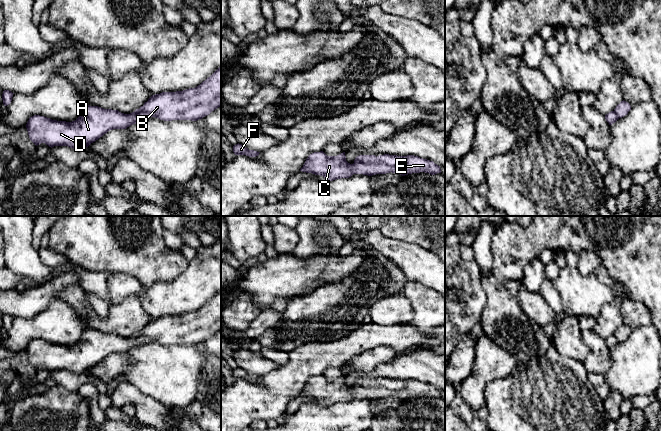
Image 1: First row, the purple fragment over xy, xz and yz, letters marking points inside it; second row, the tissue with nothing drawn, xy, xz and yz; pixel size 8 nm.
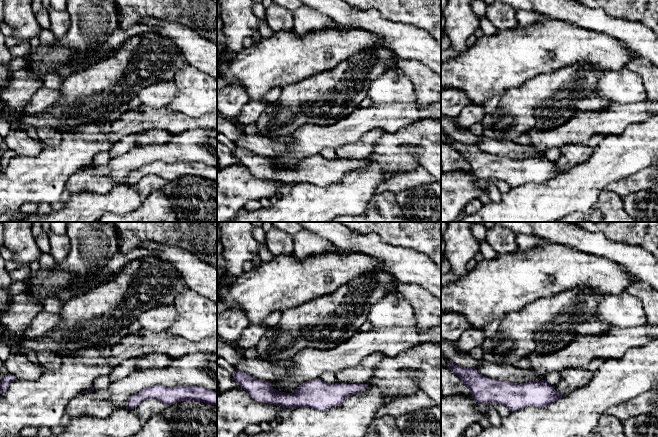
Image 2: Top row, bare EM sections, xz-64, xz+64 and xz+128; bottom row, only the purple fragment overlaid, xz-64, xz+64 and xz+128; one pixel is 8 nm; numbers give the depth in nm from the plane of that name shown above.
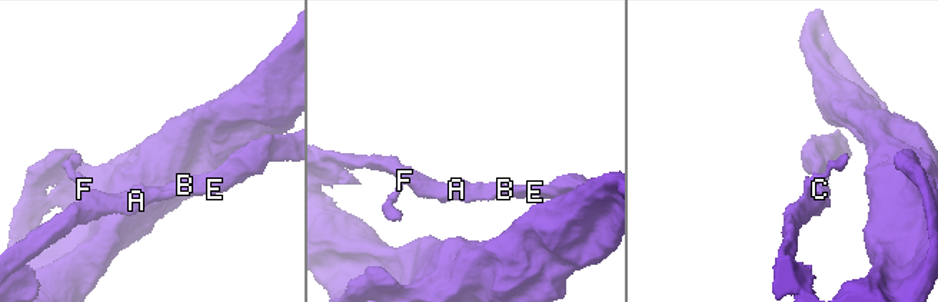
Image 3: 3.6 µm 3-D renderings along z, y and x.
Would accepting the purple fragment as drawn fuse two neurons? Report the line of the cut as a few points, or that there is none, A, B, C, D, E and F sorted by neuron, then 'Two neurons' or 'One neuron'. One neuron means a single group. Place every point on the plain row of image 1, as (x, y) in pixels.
No split. Groups: A B C D E F. One neuron

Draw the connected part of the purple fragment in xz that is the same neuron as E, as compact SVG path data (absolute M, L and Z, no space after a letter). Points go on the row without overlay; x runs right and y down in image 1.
M323 375L310 378L300 395L323 400L327 406L349 402L353 398L372 400L392 396L405 400L420 396L431 399L441 397L440 390L433 385L414 379L359 379L350 388L346 385L345 376L327 380Z

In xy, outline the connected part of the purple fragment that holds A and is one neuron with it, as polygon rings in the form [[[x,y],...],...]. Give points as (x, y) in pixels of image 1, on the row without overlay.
[[[221,291],[210,301],[195,312],[183,315],[162,316],[152,319],[139,333],[130,338],[118,334],[104,333],[98,330],[86,329],[80,340],[72,346],[57,345],[50,342],[34,339],[29,342],[26,352],[30,364],[37,370],[45,367],[49,371],[68,370],[73,373],[83,373],[98,364],[108,355],[113,353],[126,353],[140,345],[155,341],[164,345],[191,344],[197,345],[209,339],[221,330]]]

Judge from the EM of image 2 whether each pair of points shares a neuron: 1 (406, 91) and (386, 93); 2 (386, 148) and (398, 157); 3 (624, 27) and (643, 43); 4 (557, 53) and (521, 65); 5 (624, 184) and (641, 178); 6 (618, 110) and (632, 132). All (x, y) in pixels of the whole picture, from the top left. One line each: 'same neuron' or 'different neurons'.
1: same neuron
2: same neuron
3: same neuron
4: same neuron
5: same neuron
6: different neurons

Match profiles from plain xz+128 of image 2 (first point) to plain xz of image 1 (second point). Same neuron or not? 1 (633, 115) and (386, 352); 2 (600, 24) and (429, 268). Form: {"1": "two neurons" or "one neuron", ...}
{"1": "two neurons", "2": "one neuron"}

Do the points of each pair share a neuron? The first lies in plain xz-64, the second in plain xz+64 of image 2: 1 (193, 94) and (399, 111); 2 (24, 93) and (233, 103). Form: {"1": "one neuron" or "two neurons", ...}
{"1": "two neurons", "2": "one neuron"}

